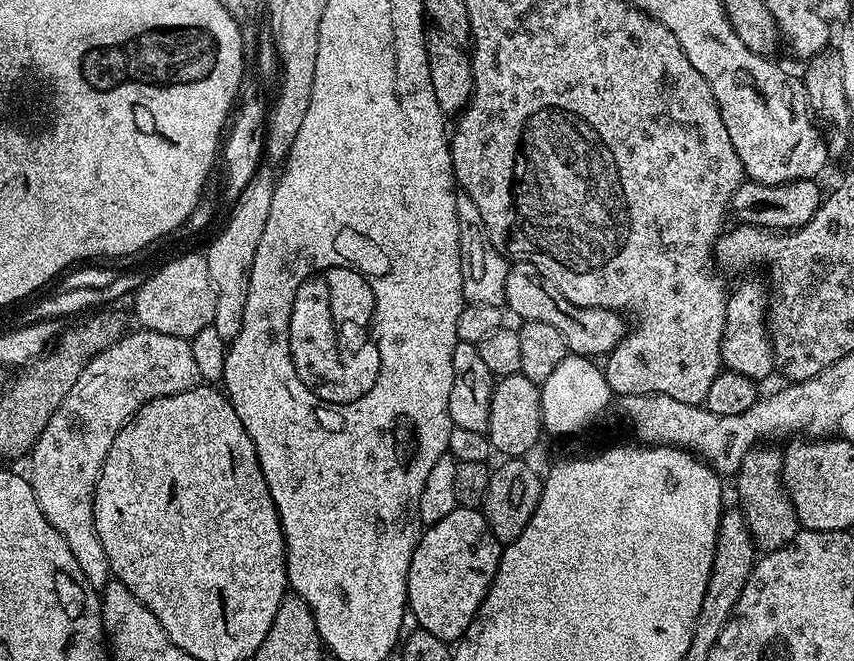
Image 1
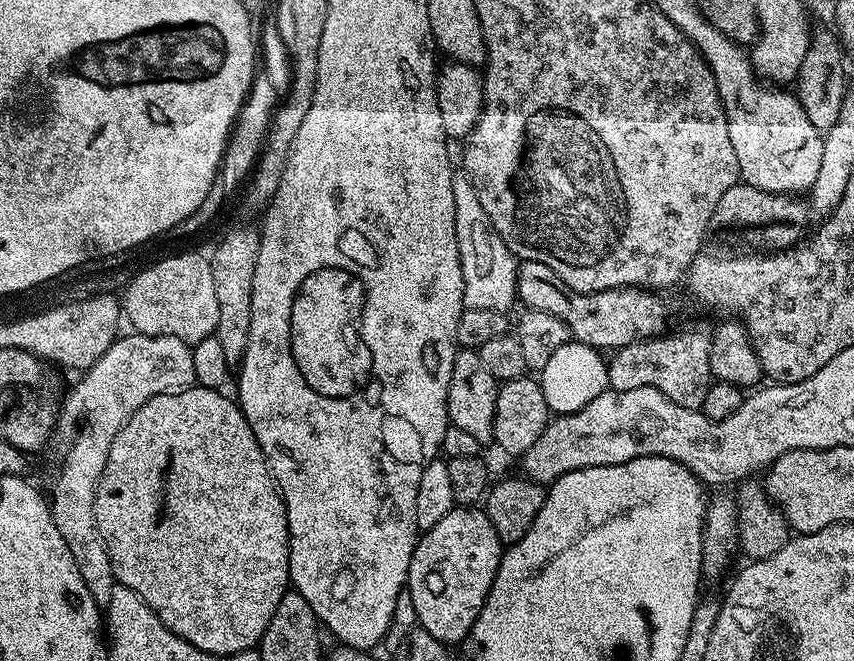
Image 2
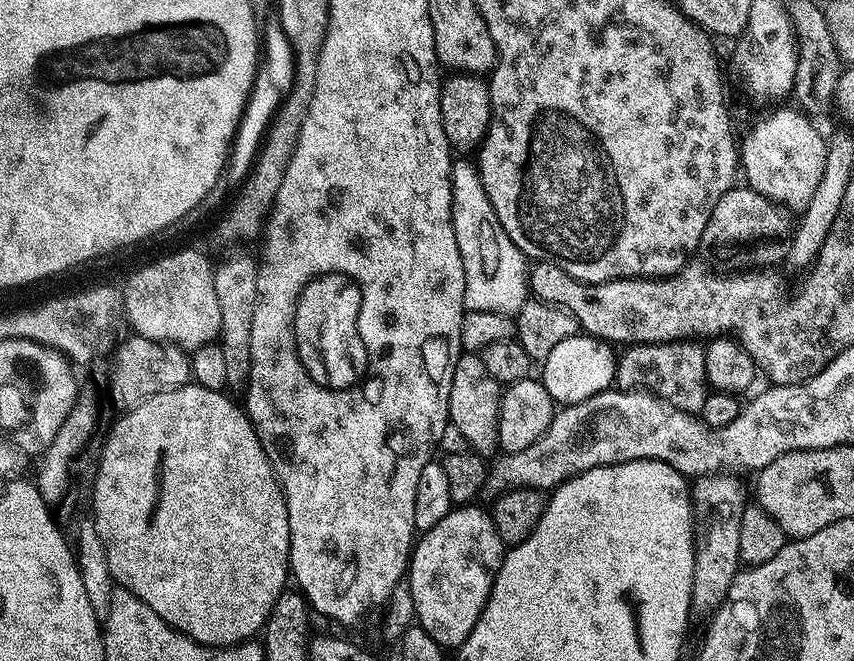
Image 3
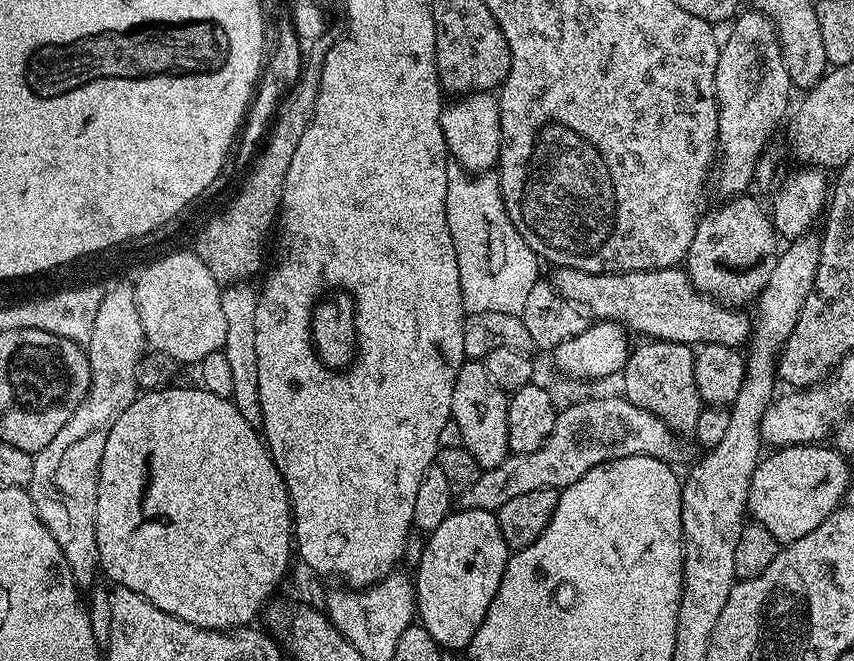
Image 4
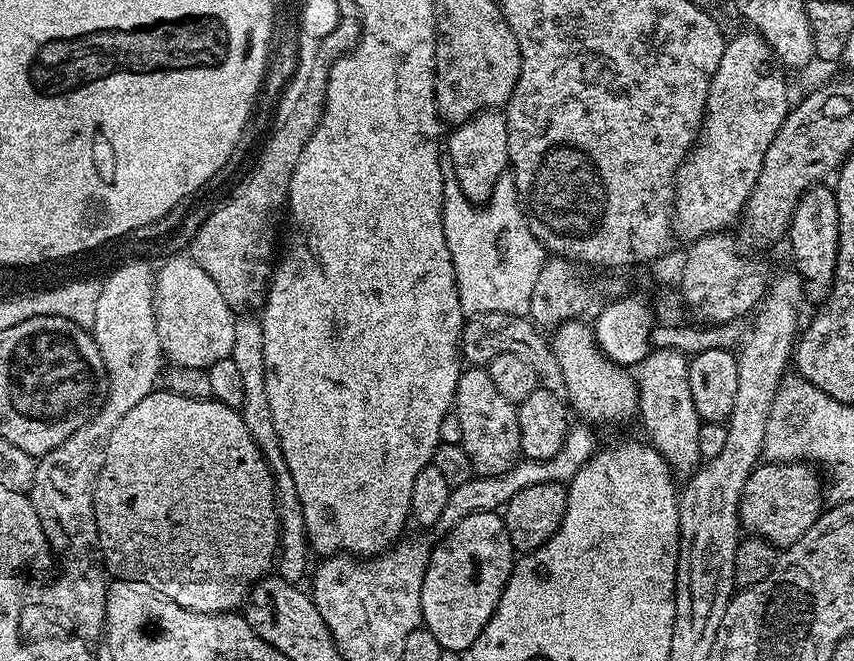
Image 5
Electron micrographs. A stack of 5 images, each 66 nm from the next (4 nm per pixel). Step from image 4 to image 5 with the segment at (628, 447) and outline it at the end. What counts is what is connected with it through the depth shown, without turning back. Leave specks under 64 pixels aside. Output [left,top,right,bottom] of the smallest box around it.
[434,423,598,534]

